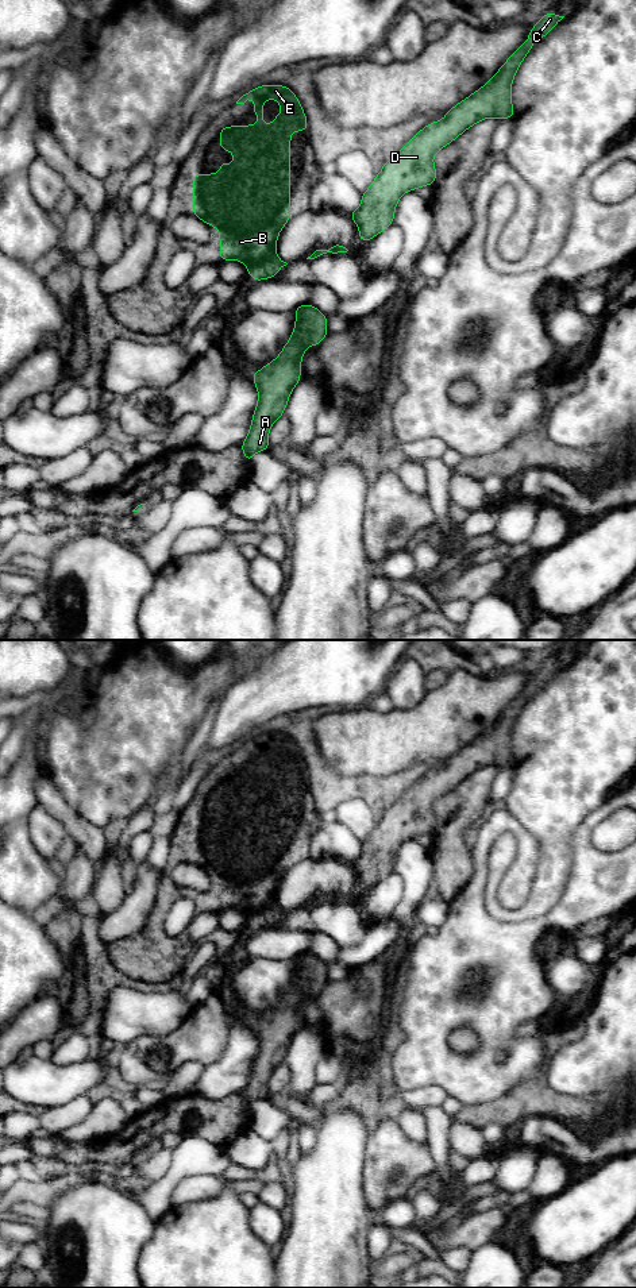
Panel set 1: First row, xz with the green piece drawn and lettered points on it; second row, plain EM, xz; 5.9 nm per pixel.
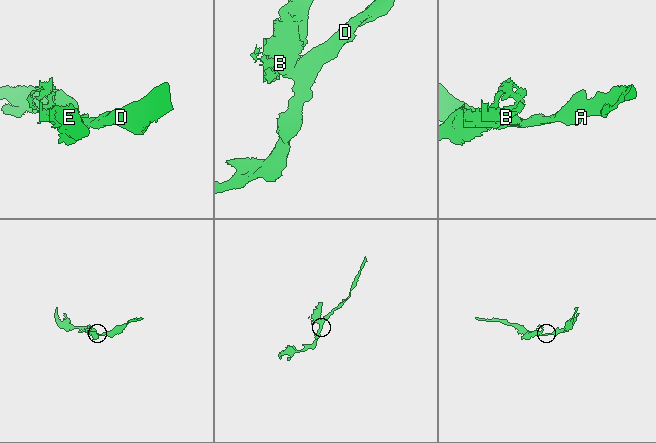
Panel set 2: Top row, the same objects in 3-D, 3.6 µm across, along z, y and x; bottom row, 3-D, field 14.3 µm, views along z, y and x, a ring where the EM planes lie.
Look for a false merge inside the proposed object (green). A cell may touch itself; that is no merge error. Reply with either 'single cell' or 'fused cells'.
fused cells

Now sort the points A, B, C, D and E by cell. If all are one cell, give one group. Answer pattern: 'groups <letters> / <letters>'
groups A C D / B E

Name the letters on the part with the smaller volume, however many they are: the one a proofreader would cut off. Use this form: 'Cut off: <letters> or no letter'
Cut off: B, E

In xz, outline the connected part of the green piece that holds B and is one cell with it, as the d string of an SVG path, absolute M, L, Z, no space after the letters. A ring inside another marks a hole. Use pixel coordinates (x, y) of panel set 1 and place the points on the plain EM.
M261 733L246 740L236 752L244 752L248 747L257 747L253 761L258 764L257 774L235 774L220 776L220 799L234 801L234 813L230 815L224 807L220 807L219 822L194 822L193 824L193 863L213 878L220 878L220 910L236 907L243 910L247 917L267 907L275 901L275 890L282 875L290 868L290 780L308 779L307 764L294 743L284 733ZM277 747L282 763L274 764L273 774L263 772L263 749ZM219 861L224 861L231 869L230 874L219 874Z

